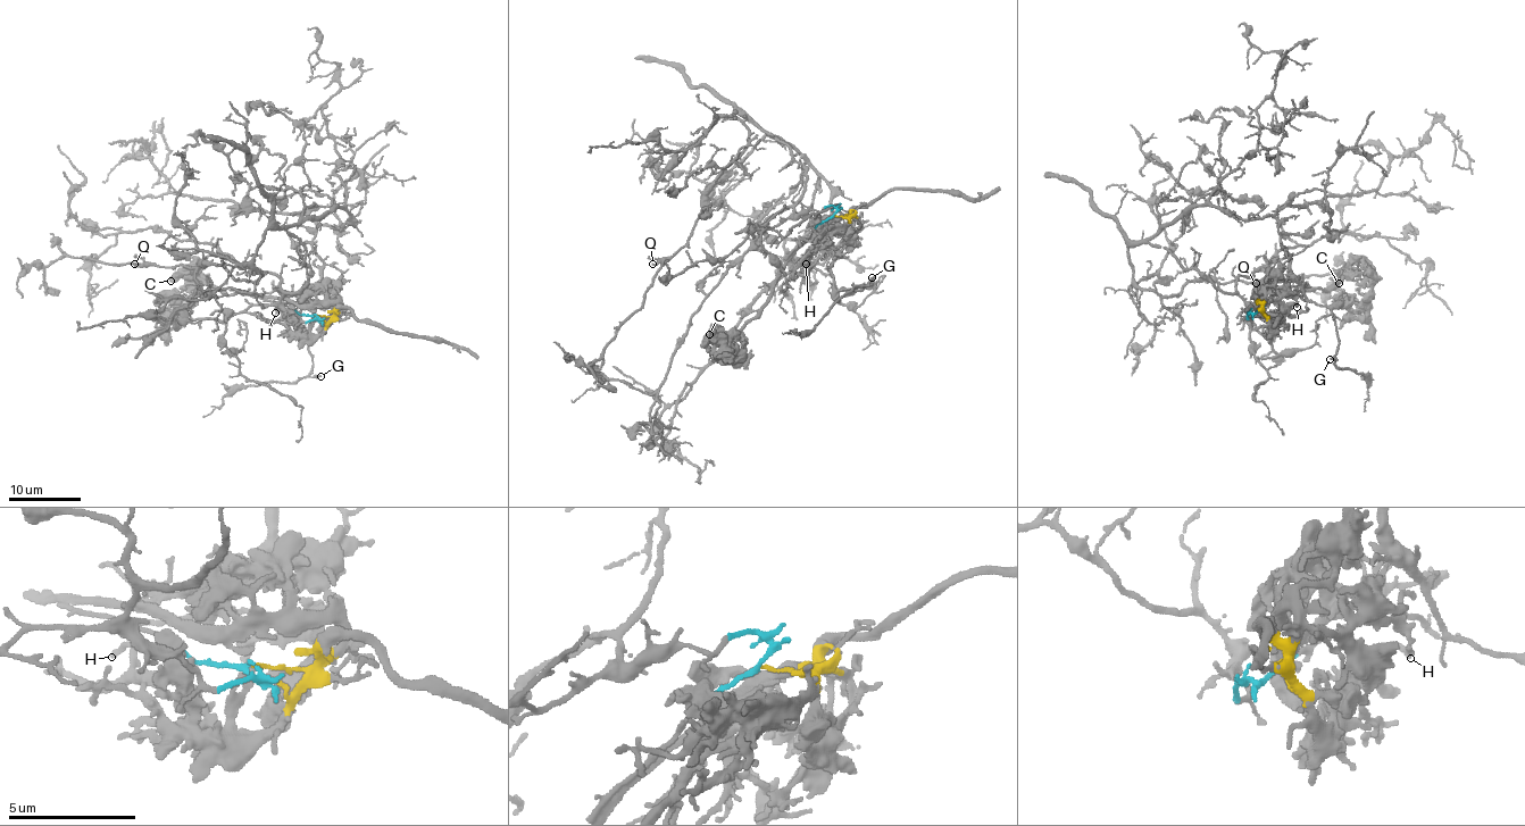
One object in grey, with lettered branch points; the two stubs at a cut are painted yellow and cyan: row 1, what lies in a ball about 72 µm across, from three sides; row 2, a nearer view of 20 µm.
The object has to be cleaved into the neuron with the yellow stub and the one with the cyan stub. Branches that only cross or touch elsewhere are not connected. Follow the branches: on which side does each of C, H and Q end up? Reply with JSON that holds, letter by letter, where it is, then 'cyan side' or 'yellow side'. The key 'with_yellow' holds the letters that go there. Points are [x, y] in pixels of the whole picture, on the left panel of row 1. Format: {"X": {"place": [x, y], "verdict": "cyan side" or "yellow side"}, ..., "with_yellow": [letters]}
{"C": {"place": [171, 281], "verdict": "yellow side"}, "H": {"place": [275, 313], "verdict": "yellow side"}, "Q": {"place": [134, 264], "verdict": "cyan side"}, "with_yellow": ["C", "H"]}

